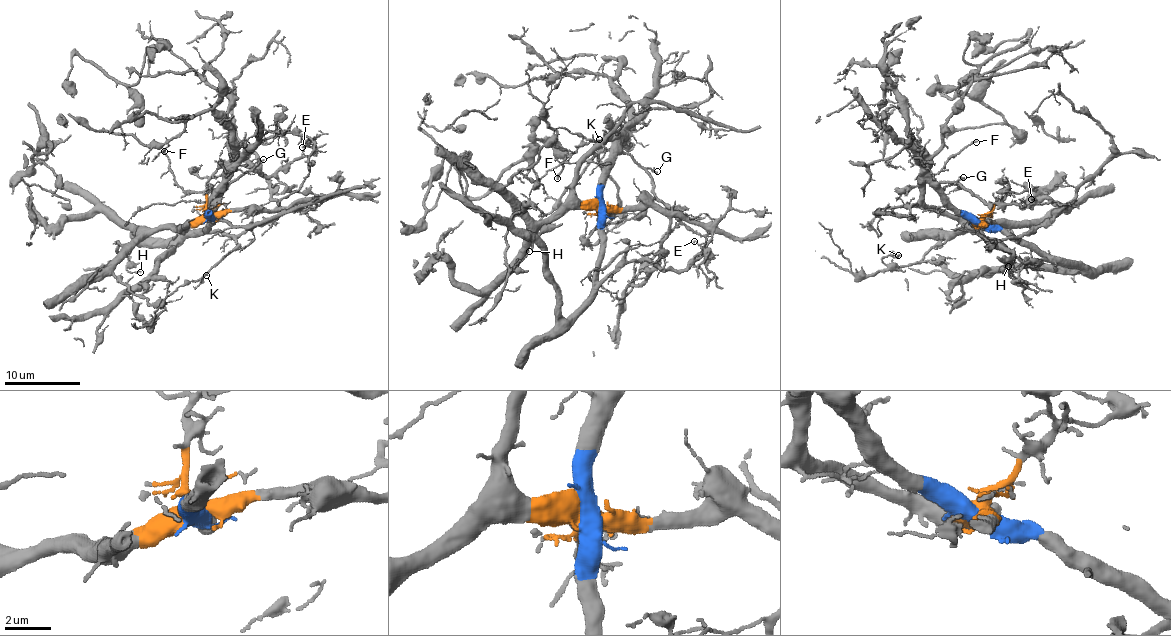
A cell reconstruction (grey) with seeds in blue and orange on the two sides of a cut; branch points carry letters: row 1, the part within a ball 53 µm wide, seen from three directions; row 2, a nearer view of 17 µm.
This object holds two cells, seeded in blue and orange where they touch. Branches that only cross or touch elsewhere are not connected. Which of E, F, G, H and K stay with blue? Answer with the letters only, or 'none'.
E, F, G

